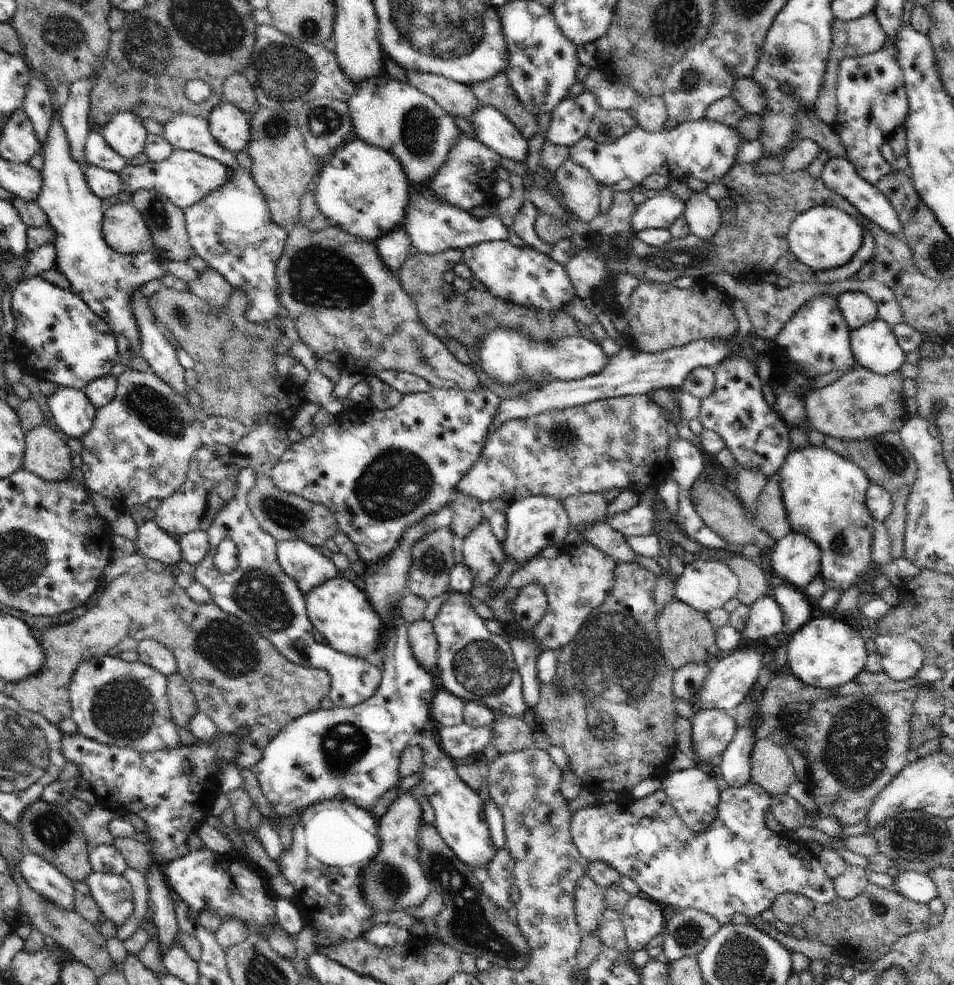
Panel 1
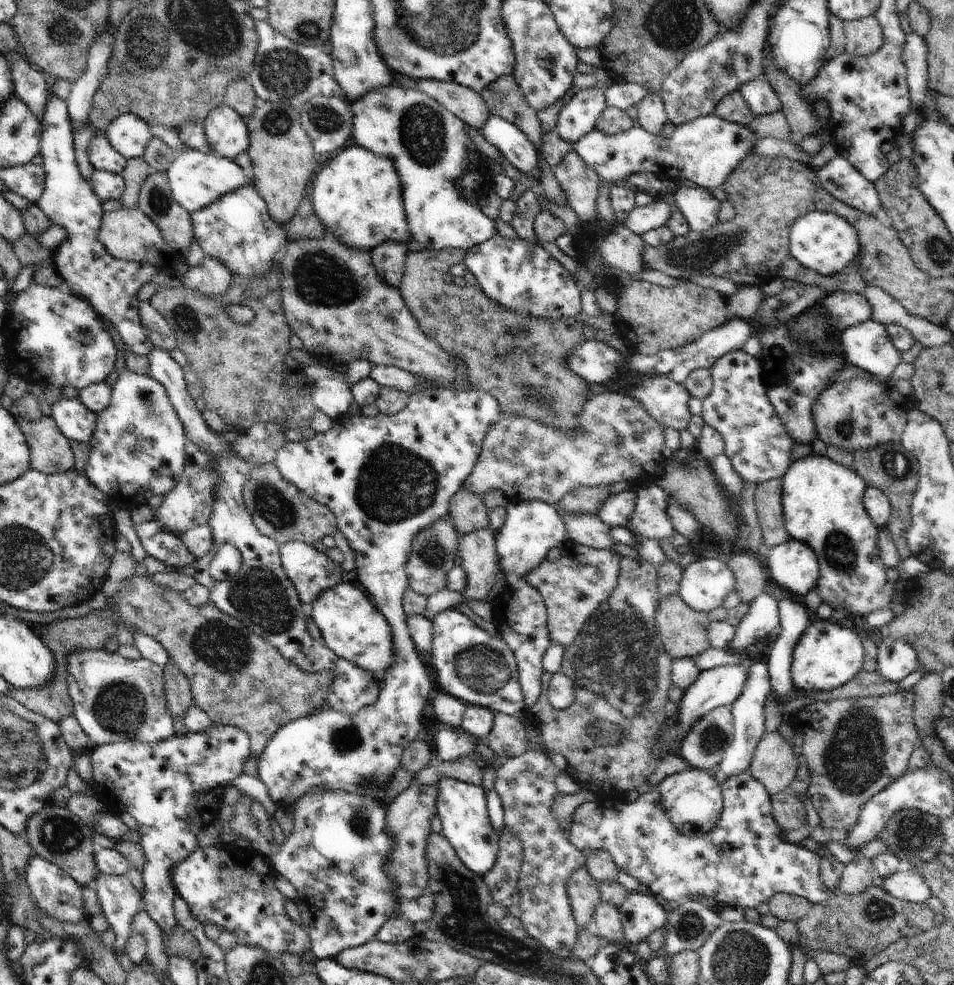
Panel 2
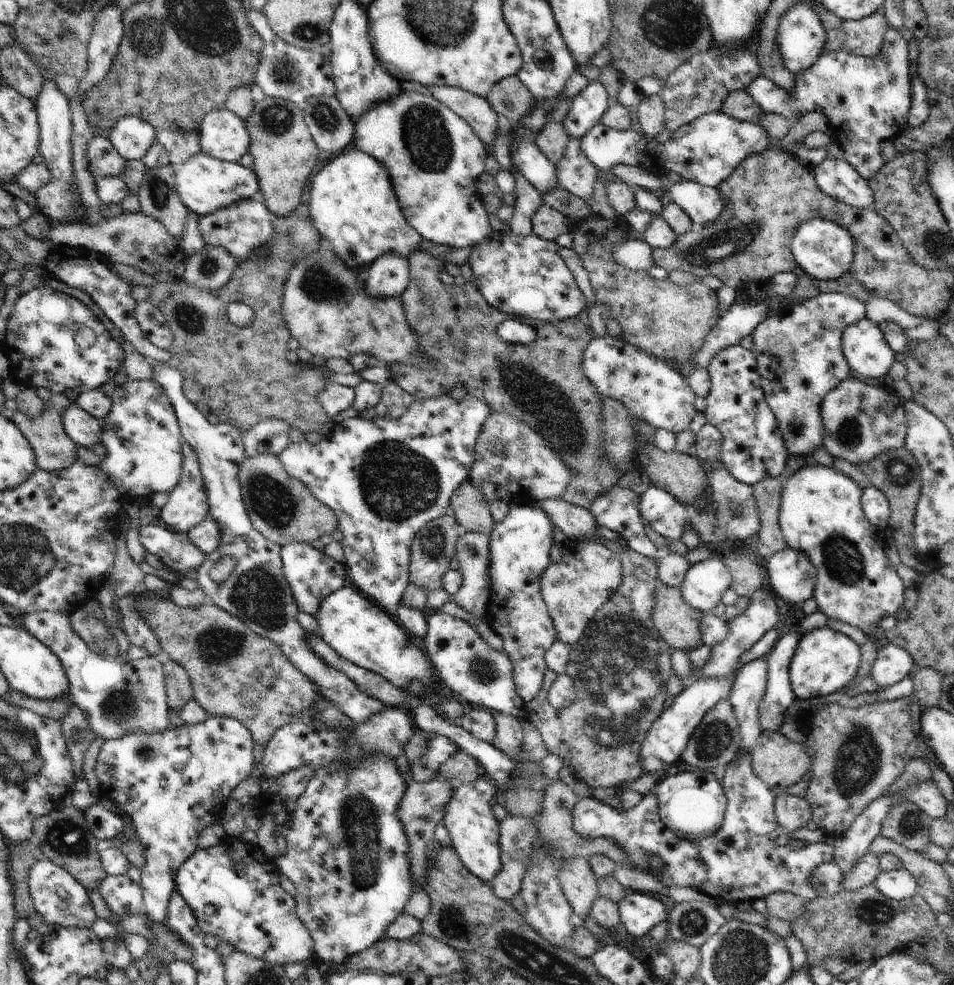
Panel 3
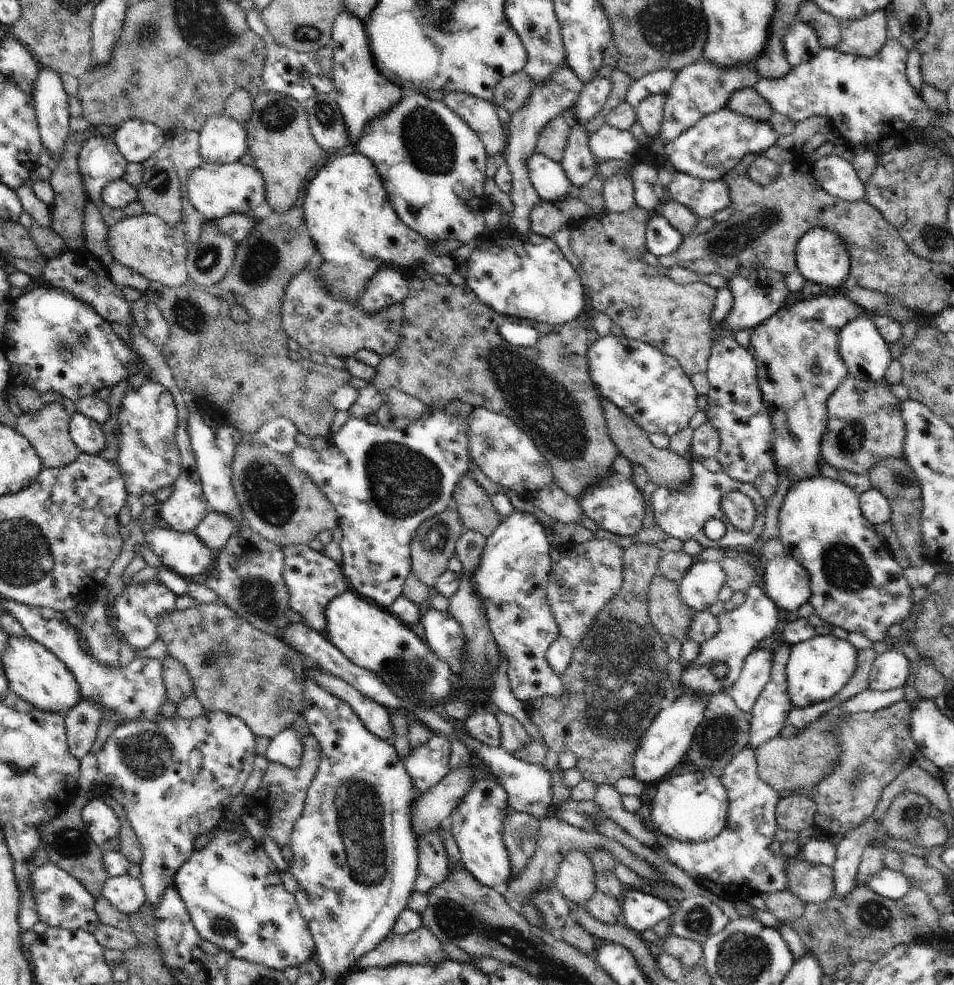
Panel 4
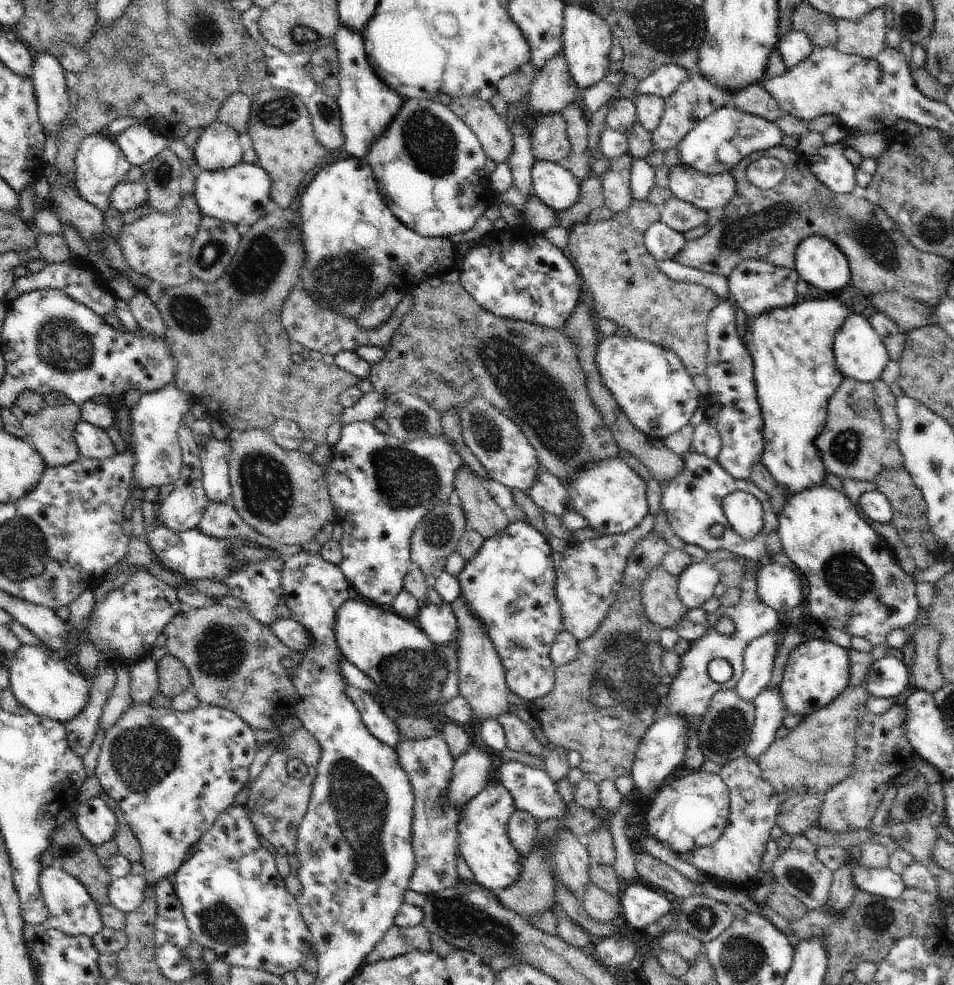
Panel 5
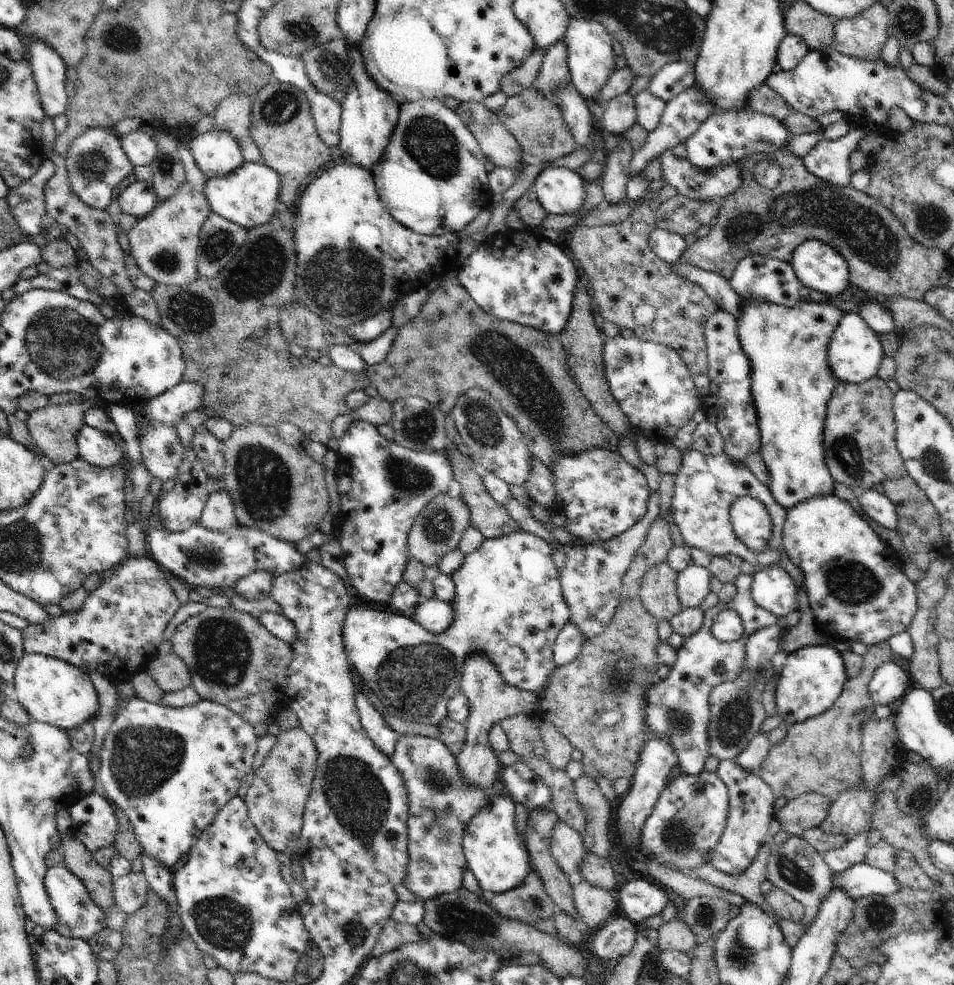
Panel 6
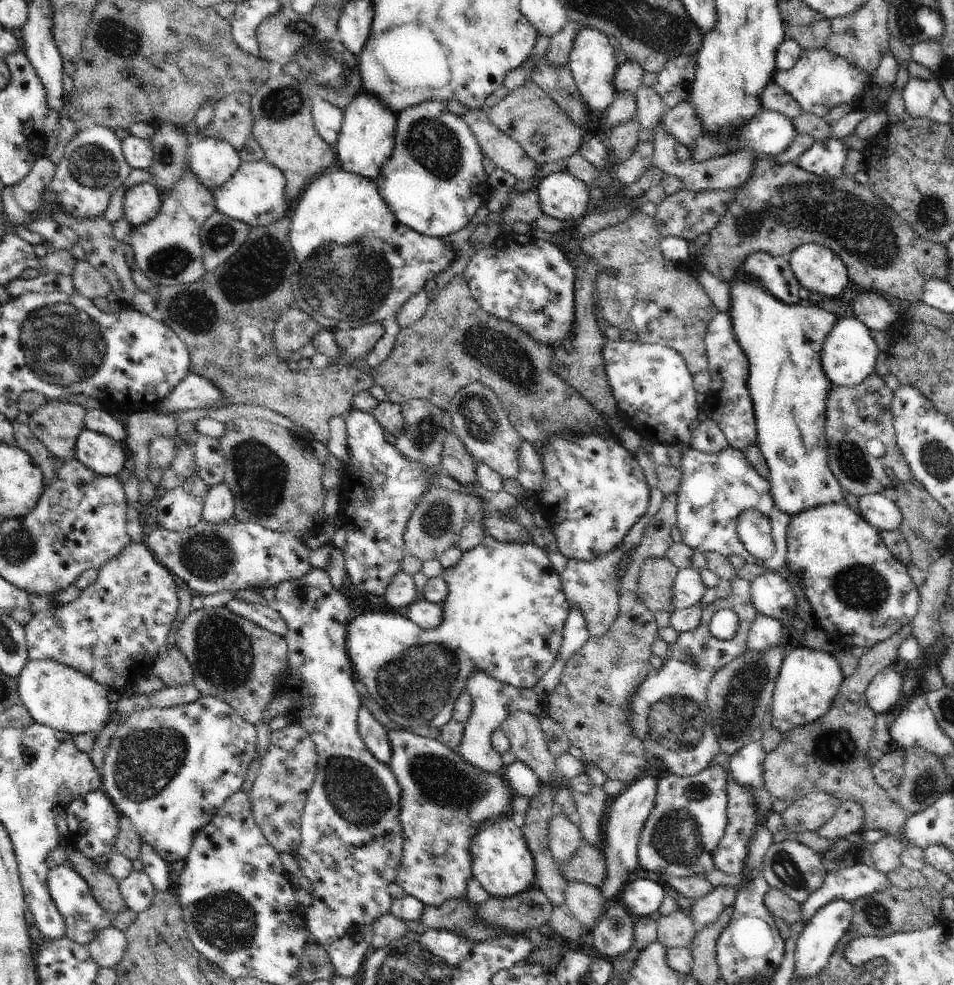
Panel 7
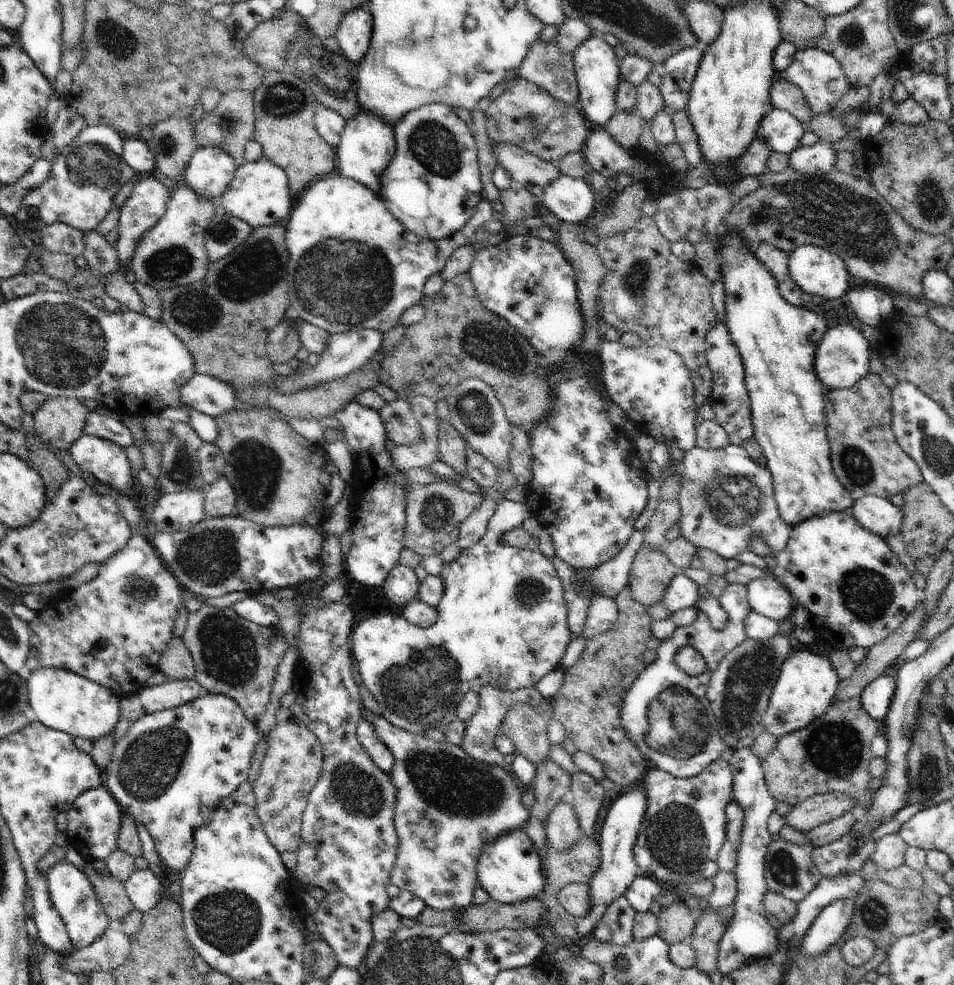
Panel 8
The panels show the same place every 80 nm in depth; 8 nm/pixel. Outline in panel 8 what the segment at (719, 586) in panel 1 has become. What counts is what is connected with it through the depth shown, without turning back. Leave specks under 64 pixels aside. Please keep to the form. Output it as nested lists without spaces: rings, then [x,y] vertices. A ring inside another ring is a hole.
[[[679,573],[668,586],[667,592],[661,599],[661,606],[674,615],[680,610],[695,606],[699,598],[699,586],[690,578]]]

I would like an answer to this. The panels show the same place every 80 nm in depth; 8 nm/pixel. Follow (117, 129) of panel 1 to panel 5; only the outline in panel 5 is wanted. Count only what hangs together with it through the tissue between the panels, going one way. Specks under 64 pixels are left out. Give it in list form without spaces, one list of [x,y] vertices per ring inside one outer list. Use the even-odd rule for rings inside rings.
[[[147,124],[127,128],[114,138],[128,162],[139,167],[146,162],[152,162],[153,158],[167,146],[166,137],[158,134]]]

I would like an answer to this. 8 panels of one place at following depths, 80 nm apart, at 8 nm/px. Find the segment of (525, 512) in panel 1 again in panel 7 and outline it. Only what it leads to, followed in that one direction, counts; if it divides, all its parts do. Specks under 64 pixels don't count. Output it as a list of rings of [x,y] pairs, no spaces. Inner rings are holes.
[[[485,535],[473,549],[463,551],[462,557],[454,567],[443,569],[441,577],[447,582],[448,594],[447,598],[442,602],[442,622],[436,628],[423,629],[416,626],[414,622],[408,620],[401,612],[374,613],[366,612],[366,610],[364,610],[362,615],[355,616],[348,625],[348,654],[350,655],[356,676],[360,682],[364,683],[369,696],[376,699],[380,708],[387,714],[387,717],[391,718],[399,727],[409,731],[423,726],[441,729],[452,719],[454,703],[457,702],[460,693],[465,690],[469,678],[476,673],[486,673],[492,678],[499,680],[502,684],[512,685],[519,689],[537,689],[541,678],[553,667],[558,651],[561,649],[562,631],[571,608],[571,604],[568,603],[563,591],[561,574],[558,574],[552,567],[552,563],[548,559],[548,553],[532,543],[523,545],[522,543],[500,542],[493,536]]]

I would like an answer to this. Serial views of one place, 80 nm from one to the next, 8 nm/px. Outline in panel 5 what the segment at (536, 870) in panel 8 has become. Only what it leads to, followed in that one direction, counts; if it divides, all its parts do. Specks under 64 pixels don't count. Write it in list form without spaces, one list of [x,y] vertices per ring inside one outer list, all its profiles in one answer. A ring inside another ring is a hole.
[[[493,782],[461,807],[465,810],[462,820],[457,824],[459,852],[474,874],[474,882],[495,893],[513,885],[523,871],[525,858],[508,834],[509,818],[517,809],[512,795],[500,782]]]

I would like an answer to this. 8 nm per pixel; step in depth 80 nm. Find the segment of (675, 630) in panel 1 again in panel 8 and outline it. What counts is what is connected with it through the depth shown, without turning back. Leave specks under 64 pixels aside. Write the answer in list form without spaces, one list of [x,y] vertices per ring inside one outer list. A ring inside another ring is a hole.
[[[642,545],[634,556],[629,573],[632,597],[645,608],[657,605],[681,572],[670,562],[664,550]]]

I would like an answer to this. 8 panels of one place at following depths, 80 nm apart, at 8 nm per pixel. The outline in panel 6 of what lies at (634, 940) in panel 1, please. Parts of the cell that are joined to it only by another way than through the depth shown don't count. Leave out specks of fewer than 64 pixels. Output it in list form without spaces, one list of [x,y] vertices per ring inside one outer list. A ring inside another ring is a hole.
[[[644,877],[627,882],[615,895],[618,897],[618,911],[637,926],[642,925],[646,918],[661,914],[669,900],[658,884]]]

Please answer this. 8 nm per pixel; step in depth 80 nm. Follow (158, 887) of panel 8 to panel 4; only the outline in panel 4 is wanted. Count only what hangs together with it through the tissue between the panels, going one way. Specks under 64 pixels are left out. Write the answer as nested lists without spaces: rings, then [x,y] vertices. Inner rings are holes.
[[[128,874],[109,877],[102,889],[101,896],[127,915],[135,913],[146,900],[142,881]]]

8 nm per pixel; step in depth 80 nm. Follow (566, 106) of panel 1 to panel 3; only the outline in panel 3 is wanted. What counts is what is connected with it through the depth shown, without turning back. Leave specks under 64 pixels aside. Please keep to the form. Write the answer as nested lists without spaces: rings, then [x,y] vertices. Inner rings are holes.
[[[590,81],[573,99],[564,128],[569,134],[569,140],[582,138],[593,126],[601,122],[603,112],[609,107],[608,95],[604,84]]]

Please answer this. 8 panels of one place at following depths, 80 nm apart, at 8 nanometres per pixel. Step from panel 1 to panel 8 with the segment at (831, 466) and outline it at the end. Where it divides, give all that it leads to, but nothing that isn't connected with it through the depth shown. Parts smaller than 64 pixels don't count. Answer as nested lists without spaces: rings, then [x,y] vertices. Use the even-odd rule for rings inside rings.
[[[850,510],[812,516],[792,528],[788,543],[782,553],[776,556],[776,564],[769,574],[790,592],[795,607],[802,605],[810,612],[816,637],[830,648],[873,648],[889,638],[920,604],[922,592],[916,588],[912,574],[885,540],[862,526]]]

